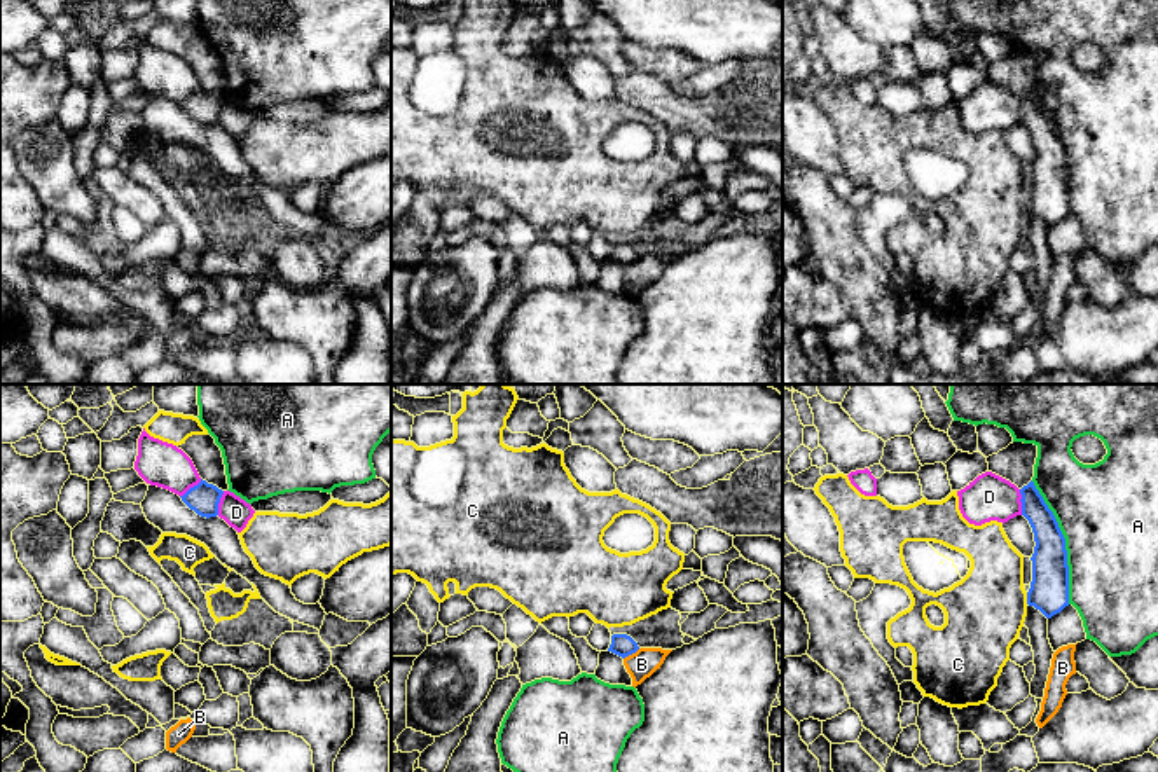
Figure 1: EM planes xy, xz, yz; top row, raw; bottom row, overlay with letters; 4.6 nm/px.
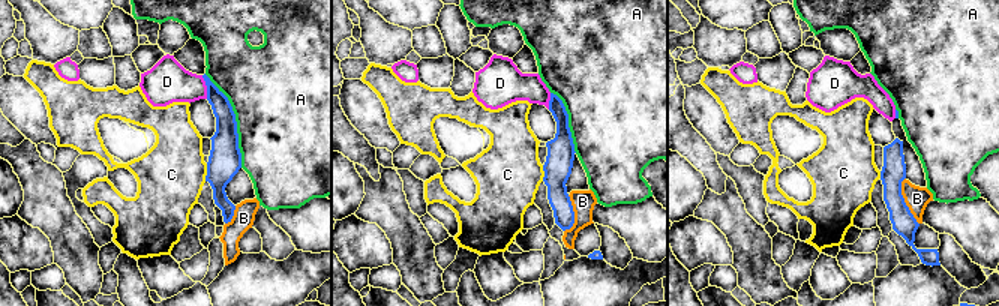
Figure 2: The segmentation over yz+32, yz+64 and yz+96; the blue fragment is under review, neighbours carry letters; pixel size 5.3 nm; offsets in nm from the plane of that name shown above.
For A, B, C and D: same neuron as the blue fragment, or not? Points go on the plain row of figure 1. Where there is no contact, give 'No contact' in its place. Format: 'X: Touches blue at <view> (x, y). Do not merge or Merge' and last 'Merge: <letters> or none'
A: Touches blue at yz (1064, 151). Do not merge
B: Touches blue at xz (631, 262). Do not merge
C: Touches blue at yz (1027, 206). Merge
D: Touches blue at yz (1020, 109). Do not merge
Merge: C

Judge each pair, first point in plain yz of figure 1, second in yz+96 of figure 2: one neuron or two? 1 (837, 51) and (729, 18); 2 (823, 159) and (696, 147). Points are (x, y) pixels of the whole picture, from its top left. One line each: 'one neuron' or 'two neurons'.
1: two neurons
2: two neurons

